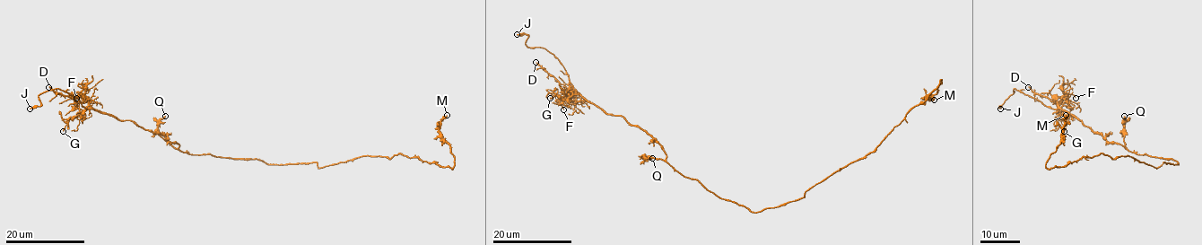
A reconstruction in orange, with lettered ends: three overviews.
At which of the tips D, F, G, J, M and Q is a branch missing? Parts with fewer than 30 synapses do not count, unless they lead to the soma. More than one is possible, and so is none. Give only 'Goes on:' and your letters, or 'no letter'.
Goes on: J

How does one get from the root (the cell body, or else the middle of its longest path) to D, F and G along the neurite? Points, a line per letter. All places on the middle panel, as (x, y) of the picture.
D: (741, 205), (719, 198), (697, 180), (678, 173), (650, 135), (620, 115), (605, 114), (535, 62)
F: (741, 205), (678, 173), (650, 135), (576, 91), (560, 101), (563, 109)
G: (741, 205), (678, 173), (664, 149), (622, 116), (605, 114), (573, 91), (550, 98)

